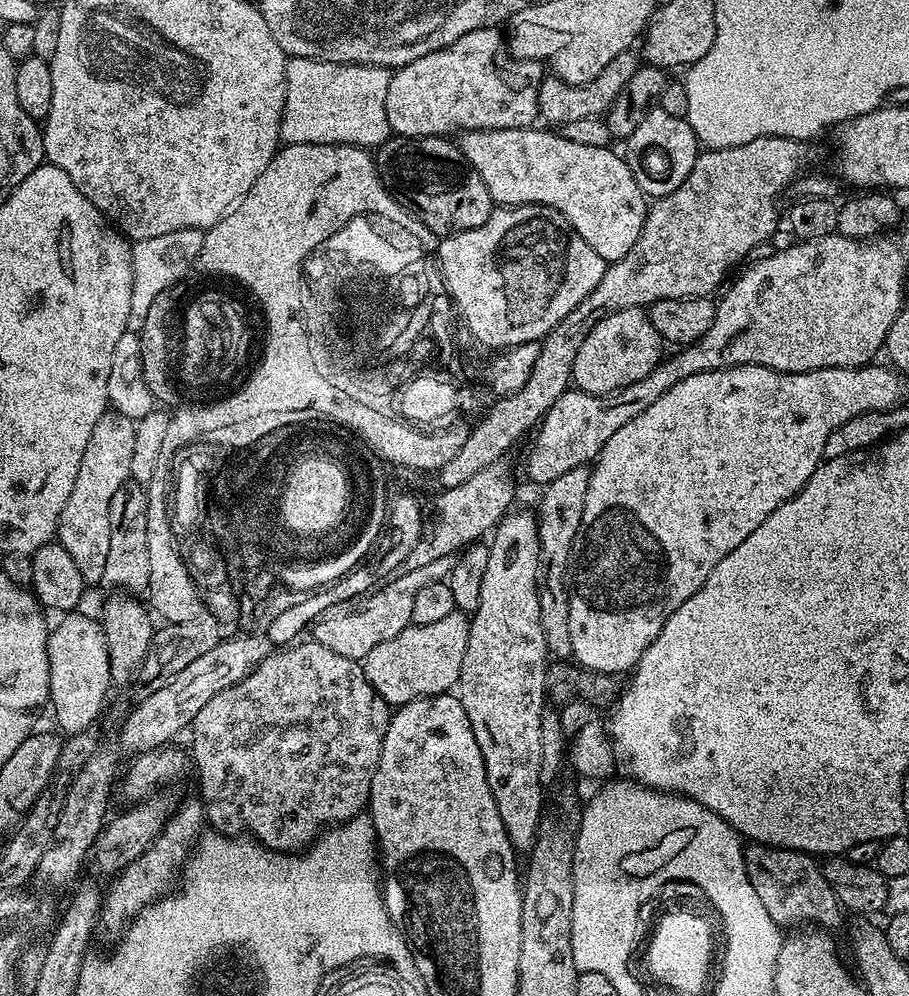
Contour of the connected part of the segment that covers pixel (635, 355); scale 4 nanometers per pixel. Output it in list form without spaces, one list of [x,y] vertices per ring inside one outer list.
[[[627,308],[603,316],[586,334],[586,339],[574,358],[572,384],[579,391],[589,392],[595,396],[608,396],[619,388],[630,386],[660,363],[662,341],[658,330],[650,322],[644,308]]]

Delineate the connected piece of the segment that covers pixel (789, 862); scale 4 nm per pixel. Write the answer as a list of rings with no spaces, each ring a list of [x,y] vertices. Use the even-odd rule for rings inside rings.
[[[752,842],[745,847],[744,865],[746,866],[746,878],[750,878],[750,886],[754,886],[754,894],[758,894],[762,906],[766,906],[766,914],[770,914],[770,918],[781,929],[787,930],[795,924],[808,924],[804,926],[825,924],[826,927],[832,928],[839,922],[842,907],[836,900],[830,882],[824,877],[823,867],[818,863],[817,857],[793,848],[775,848],[769,844]]]

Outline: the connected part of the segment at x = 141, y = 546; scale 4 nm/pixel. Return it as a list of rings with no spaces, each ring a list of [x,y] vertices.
[[[135,482],[123,484],[110,502],[110,555],[106,570],[102,570],[100,584],[124,594],[140,594],[150,582],[150,561],[146,546],[146,510],[148,494],[145,485]]]

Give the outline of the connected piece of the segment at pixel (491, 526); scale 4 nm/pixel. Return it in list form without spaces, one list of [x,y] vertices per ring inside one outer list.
[[[493,467],[486,468],[474,474],[464,484],[440,492],[441,495],[436,502],[440,519],[437,520],[432,534],[430,532],[428,537],[421,537],[414,549],[410,550],[406,562],[401,564],[404,572],[418,570],[419,567],[429,565],[437,558],[455,555],[469,544],[483,539],[484,533],[487,535],[495,529],[511,509],[510,504],[514,496],[511,484],[496,471],[498,470]]]

